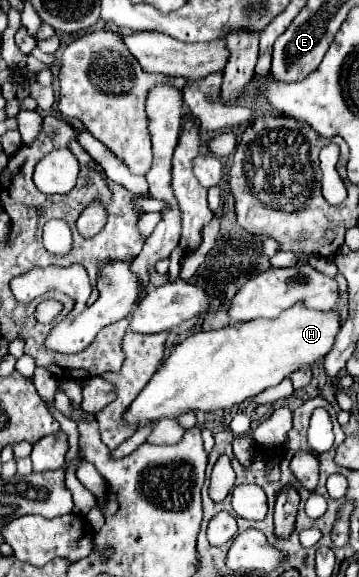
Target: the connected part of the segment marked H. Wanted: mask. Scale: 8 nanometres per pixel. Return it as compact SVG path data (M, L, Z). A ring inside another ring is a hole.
M296 303L276 319L254 319L216 331L194 333L174 347L170 357L124 411L124 425L154 425L190 411L218 411L238 405L278 385L304 365L324 359L332 351L338 331L340 319L334 311L320 313Z

